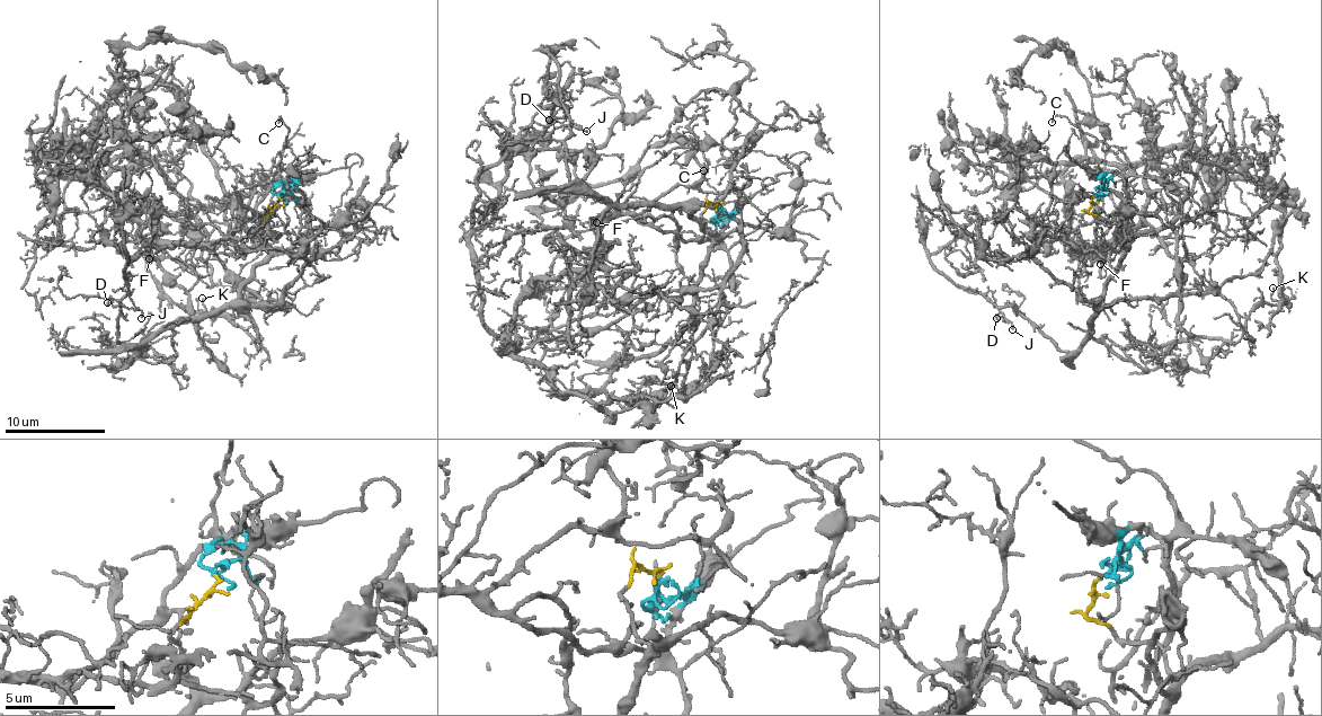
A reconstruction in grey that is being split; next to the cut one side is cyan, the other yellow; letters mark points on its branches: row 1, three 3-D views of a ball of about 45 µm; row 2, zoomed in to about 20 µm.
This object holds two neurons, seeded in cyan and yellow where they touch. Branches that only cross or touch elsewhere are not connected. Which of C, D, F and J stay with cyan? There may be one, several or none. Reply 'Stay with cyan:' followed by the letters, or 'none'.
Stay with cyan: C, F

